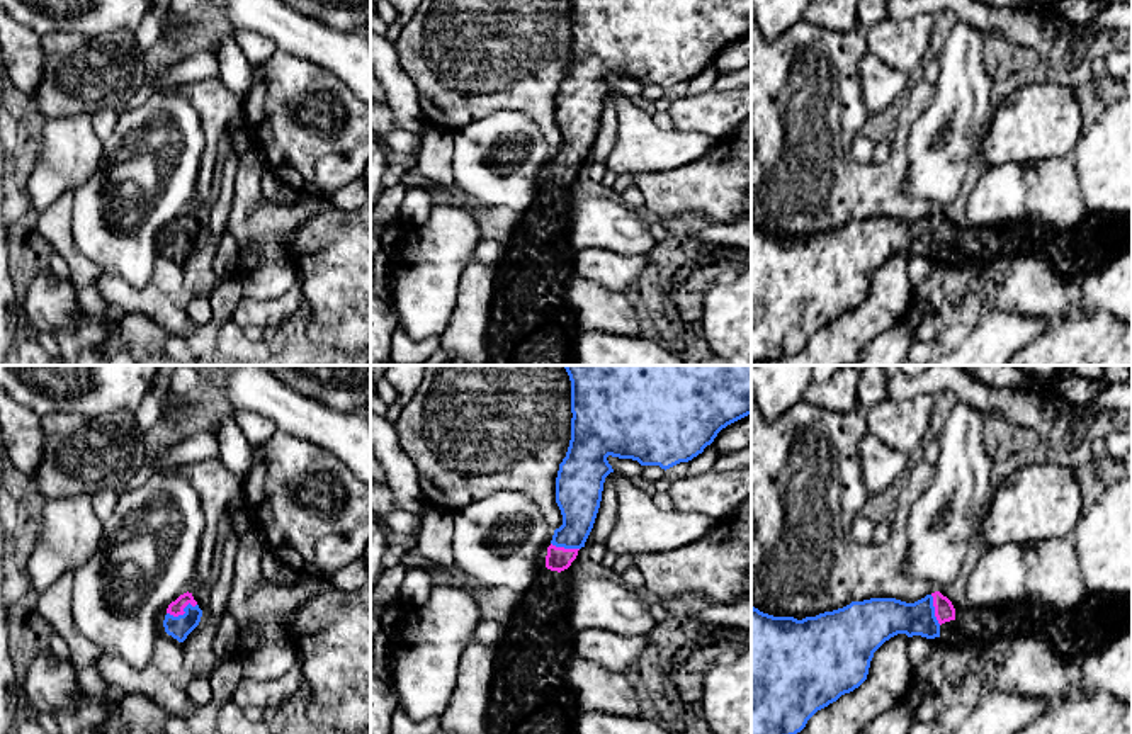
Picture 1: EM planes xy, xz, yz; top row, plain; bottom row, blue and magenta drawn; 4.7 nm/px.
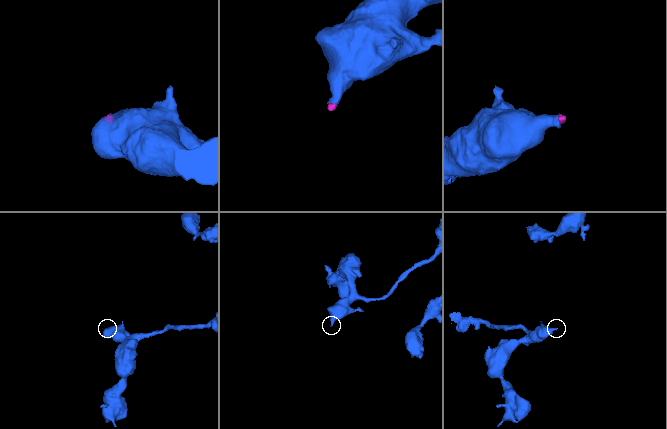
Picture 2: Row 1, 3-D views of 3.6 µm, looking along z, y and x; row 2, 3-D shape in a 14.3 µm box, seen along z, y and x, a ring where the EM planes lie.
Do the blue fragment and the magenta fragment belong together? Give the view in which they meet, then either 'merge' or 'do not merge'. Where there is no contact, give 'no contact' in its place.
contact in xy; merge

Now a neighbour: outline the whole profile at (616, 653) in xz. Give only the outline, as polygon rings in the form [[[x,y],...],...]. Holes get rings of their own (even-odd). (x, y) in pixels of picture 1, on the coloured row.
[[[598,629],[576,632],[576,654],[617,673],[627,673],[651,649],[648,637],[620,637]]]

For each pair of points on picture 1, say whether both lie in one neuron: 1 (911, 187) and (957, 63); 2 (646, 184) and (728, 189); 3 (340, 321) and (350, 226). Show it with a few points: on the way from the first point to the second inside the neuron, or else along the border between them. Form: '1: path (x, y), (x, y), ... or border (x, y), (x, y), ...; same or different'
1: path (937, 157), (940, 143), (957, 119), (957, 94); same
2: path (667, 189), (707, 189); same
3: path (350, 298), (350, 250); same

